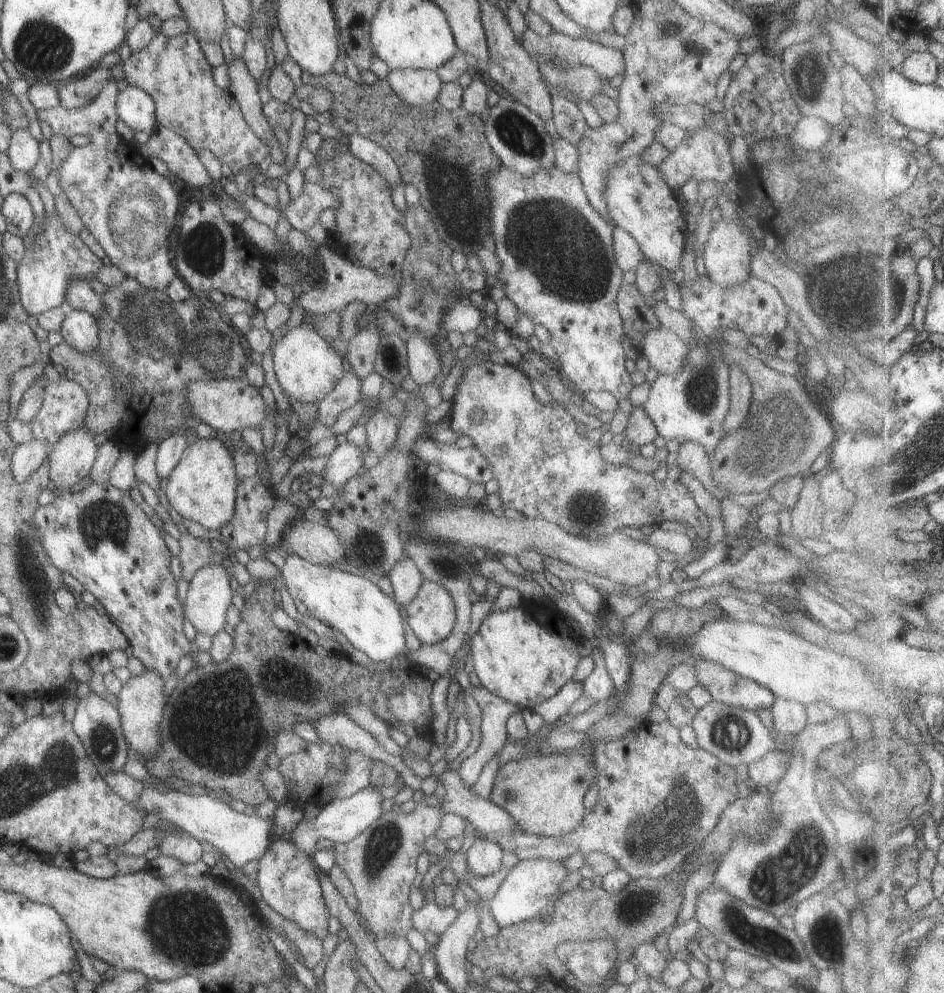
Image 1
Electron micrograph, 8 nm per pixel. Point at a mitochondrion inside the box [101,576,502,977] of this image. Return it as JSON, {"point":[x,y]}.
{"point":[190,926]}

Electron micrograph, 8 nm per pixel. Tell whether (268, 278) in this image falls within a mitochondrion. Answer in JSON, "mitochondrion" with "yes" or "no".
{"mitochondrion":"no"}

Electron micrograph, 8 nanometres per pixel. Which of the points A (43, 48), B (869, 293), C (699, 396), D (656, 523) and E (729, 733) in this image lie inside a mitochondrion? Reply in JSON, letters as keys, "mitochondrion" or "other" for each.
{"A":"mitochondrion","B":"mitochondrion","C":"mitochondrion","D":"other","E":"mitochondrion"}

